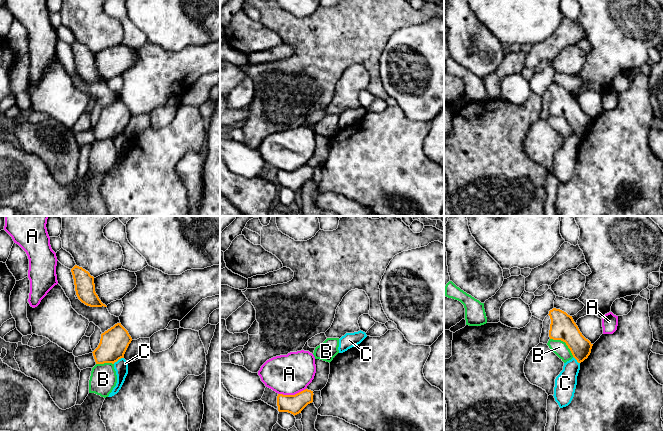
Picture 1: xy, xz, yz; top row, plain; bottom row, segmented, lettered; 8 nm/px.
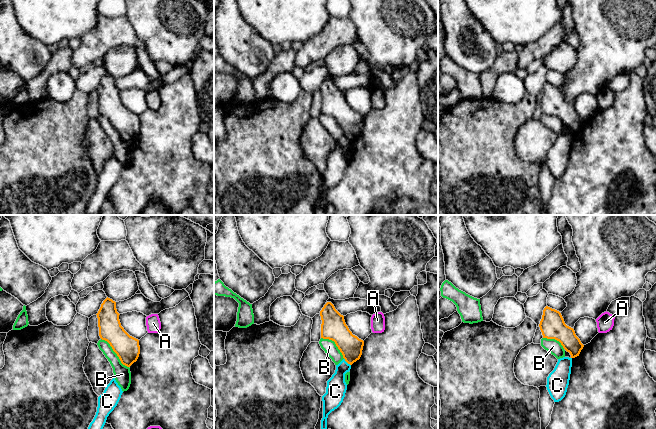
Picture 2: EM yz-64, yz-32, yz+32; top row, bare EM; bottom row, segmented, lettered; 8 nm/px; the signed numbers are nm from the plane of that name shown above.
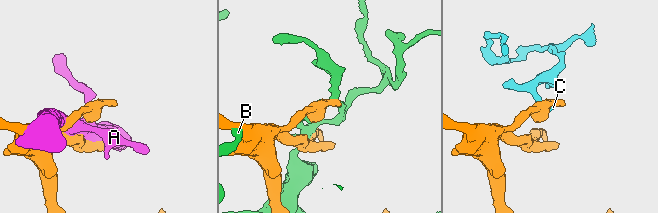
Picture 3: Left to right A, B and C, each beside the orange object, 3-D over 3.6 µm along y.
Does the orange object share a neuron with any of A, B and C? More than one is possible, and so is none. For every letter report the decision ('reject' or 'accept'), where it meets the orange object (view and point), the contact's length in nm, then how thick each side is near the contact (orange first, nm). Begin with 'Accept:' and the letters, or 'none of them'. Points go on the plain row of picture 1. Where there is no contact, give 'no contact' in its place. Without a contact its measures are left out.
Accept: none of them
A: reject; contact xz (291, 171); length 220 nm; calibres 160 and 320 nm
B: reject; contact yz (564, 117); length 240 nm; calibres 200 and 120 nm
C: reject; contact xy (118, 135); length 100 nm; calibres 220 and 110 nm

